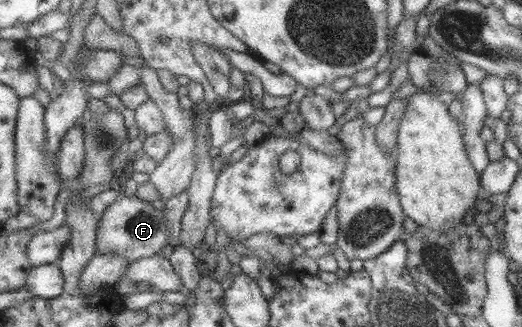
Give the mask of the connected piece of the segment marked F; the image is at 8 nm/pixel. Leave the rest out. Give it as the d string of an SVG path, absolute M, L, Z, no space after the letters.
M121 194L119 199L109 206L109 209L100 219L98 229L98 251L97 255L109 252L125 256L132 262L141 258L159 255L167 245L170 245L170 227L164 210L153 207L147 200L138 195L127 197Z

